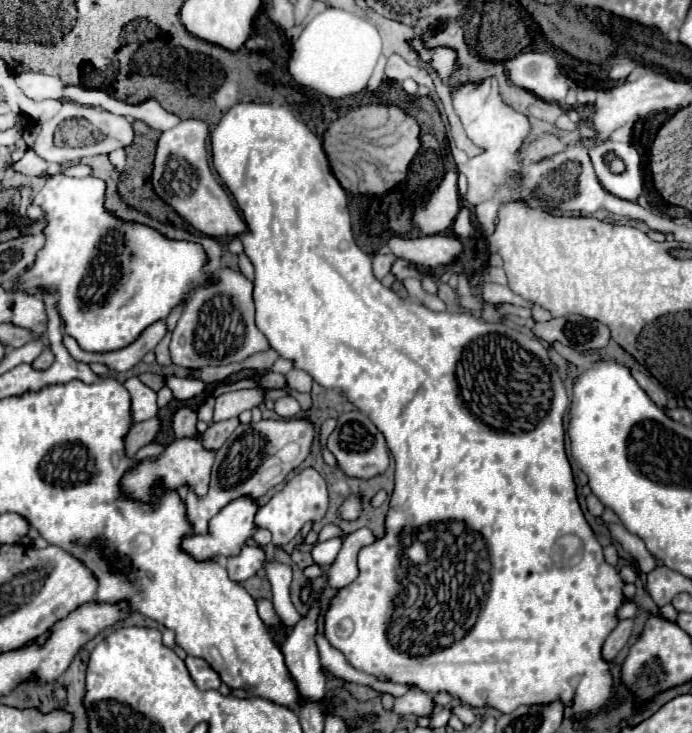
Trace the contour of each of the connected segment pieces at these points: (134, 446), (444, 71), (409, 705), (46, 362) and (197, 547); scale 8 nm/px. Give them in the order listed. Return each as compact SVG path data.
M151 418L151 420L145 420L145 422L137 422L131 426L127 438L125 438L125 444L127 444L127 456L135 456L139 448L151 444L157 436L161 428L161 420L159 418Z
M415 38L413 40L413 48L415 52L425 60L425 62L431 62L431 66L441 74L441 78L447 78L451 74L451 70L455 68L455 60L457 60L457 54L455 50L451 48L437 48L437 50L427 50L421 42L421 38Z
M409 688L407 694L395 698L393 714L397 716L431 716L435 710L435 698L419 688Z
M45 348L45 350L35 358L35 362L33 362L31 366L33 366L35 370L47 370L51 364L53 364L53 354L51 354L51 350Z
M239 498L235 502L231 502L229 506L225 506L211 522L209 522L209 534L207 536L191 536L185 538L183 548L197 560L207 560L207 558L229 558L239 554L239 550L245 546L243 542L247 542L251 538L251 534L257 530L253 518L257 512L257 502L251 498Z

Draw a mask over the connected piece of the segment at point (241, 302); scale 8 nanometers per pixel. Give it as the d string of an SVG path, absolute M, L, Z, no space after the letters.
M229 268L215 272L211 286L197 288L171 334L169 352L173 364L195 370L201 366L243 362L249 356L267 350L267 340L255 326L255 306L251 294L253 282L249 282L241 272Z

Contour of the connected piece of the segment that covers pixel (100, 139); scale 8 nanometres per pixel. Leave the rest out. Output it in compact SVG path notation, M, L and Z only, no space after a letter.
M63 106L57 116L41 126L41 132L33 144L33 152L47 162L79 162L87 156L109 154L117 148L127 148L133 144L133 136L133 128L123 116L111 112L97 112L91 108Z

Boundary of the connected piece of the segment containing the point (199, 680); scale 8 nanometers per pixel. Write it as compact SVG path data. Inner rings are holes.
M187 656L185 664L187 664L189 674L191 674L191 678L193 678L193 682L197 684L199 690L219 690L221 678L203 658Z

